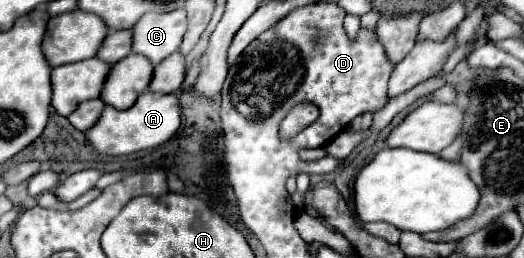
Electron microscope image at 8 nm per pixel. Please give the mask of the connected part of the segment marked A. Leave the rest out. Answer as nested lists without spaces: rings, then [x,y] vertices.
[[[144,91],[138,95],[136,103],[130,109],[118,111],[106,105],[96,125],[92,125],[84,135],[96,153],[108,155],[108,157],[120,157],[120,155],[128,155],[128,153],[136,153],[142,149],[152,149],[152,147],[162,145],[176,133],[178,127],[180,127],[178,99],[172,93],[160,95],[160,93]]]

